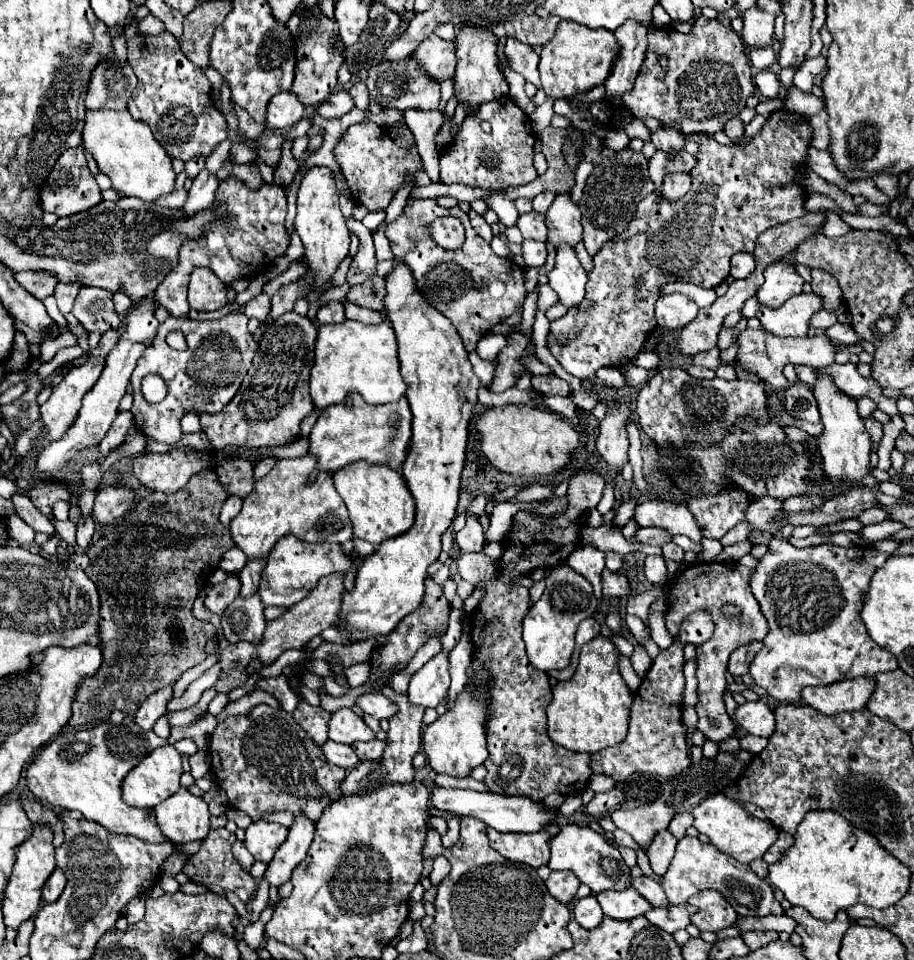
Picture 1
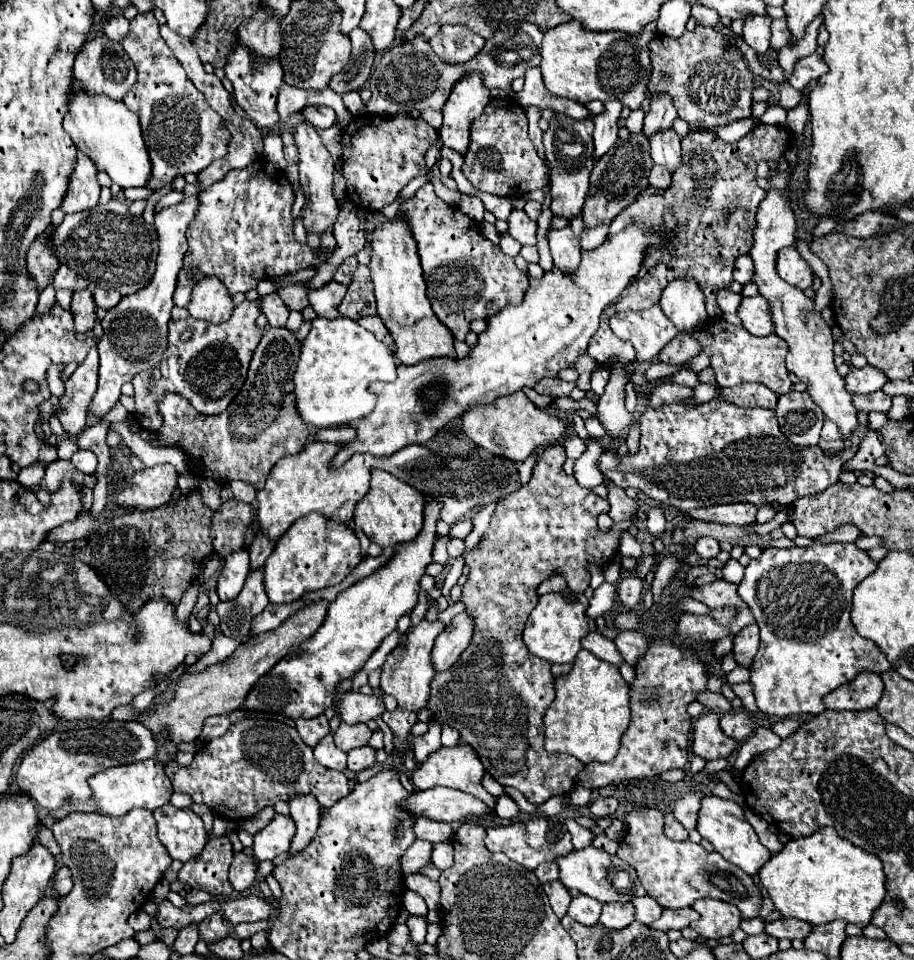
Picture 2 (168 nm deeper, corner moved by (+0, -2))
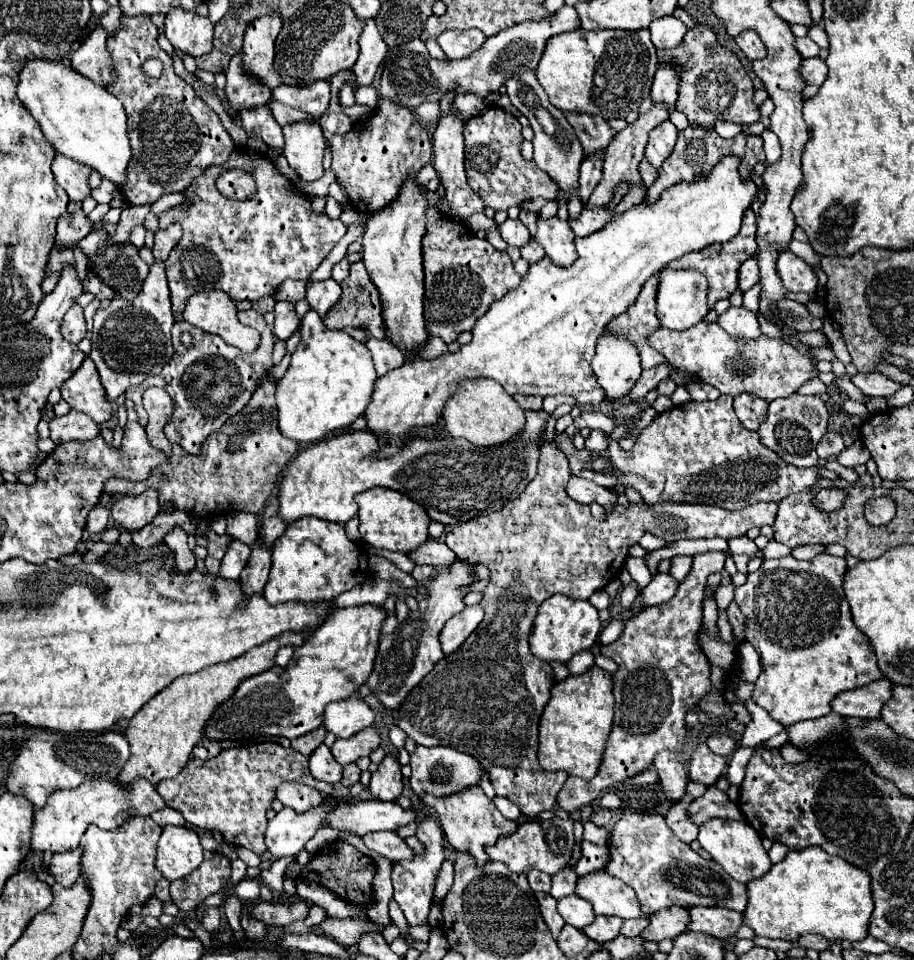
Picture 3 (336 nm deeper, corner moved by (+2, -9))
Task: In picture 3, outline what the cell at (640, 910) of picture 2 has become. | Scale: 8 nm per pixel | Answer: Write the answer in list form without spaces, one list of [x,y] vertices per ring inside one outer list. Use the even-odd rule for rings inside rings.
[[[637,918],[637,920],[625,920],[621,926],[621,934],[635,938],[641,934],[641,930],[647,926],[647,918]]]

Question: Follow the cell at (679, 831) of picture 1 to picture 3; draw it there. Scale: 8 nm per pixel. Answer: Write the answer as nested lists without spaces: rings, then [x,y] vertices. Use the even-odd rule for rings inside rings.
[[[711,786],[711,788],[707,788],[707,792],[701,798],[697,798],[689,804],[689,816],[695,824],[705,824],[711,818],[729,818],[731,816],[731,820],[739,820],[739,818],[743,818],[743,812],[737,802],[731,802],[727,798],[725,792]]]

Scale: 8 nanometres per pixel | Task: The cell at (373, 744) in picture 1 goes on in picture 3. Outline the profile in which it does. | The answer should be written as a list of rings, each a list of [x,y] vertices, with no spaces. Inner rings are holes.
[[[357,764],[345,766],[345,768],[343,768],[343,780],[341,780],[341,784],[343,784],[345,788],[351,788],[355,782],[359,782],[359,774],[361,774],[361,770],[357,768]]]

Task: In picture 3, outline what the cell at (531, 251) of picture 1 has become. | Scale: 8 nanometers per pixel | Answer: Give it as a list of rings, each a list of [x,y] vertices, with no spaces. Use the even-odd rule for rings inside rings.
[[[531,238],[531,240],[521,248],[521,256],[523,256],[529,264],[535,264],[537,260],[541,260],[541,258],[545,256],[545,252],[543,252],[543,246],[541,246],[535,238]]]

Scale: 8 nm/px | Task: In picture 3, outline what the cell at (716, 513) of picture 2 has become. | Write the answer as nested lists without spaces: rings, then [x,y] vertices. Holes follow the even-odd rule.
[[[545,442],[541,446],[537,476],[521,492],[519,498],[507,502],[507,506],[497,512],[457,524],[447,532],[445,544],[459,558],[469,560],[471,564],[485,564],[491,572],[491,582],[485,588],[481,600],[485,618],[479,628],[459,646],[459,650],[439,660],[435,668],[407,694],[403,704],[397,708],[399,720],[395,722],[411,740],[421,746],[445,744],[449,748],[475,756],[487,770],[497,796],[513,800],[519,810],[529,818],[535,818],[539,812],[551,810],[555,806],[561,786],[567,780],[565,772],[545,772],[537,762],[537,724],[545,704],[549,702],[549,690],[553,686],[553,668],[533,656],[529,648],[529,632],[537,616],[539,604],[553,596],[553,592],[573,596],[577,600],[589,600],[593,592],[605,588],[611,580],[619,576],[625,562],[625,554],[633,544],[641,540],[645,532],[659,536],[667,542],[675,542],[681,538],[737,538],[745,536],[745,532],[755,526],[761,528],[765,524],[773,524],[777,516],[777,502],[753,504],[751,508],[735,512],[707,504],[629,502],[629,506],[615,504],[611,512],[605,512],[603,520],[597,520],[591,516],[587,504],[579,504],[565,494],[565,484],[571,472],[567,460],[557,458],[565,458],[565,454],[553,442]]]

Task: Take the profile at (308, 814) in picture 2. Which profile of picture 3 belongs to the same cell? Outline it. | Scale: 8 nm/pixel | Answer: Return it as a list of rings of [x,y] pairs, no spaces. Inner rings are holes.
[[[283,782],[277,786],[277,800],[283,802],[283,806],[289,806],[297,812],[305,812],[307,808],[319,806],[323,802],[323,794],[311,786],[295,784],[295,782]]]

